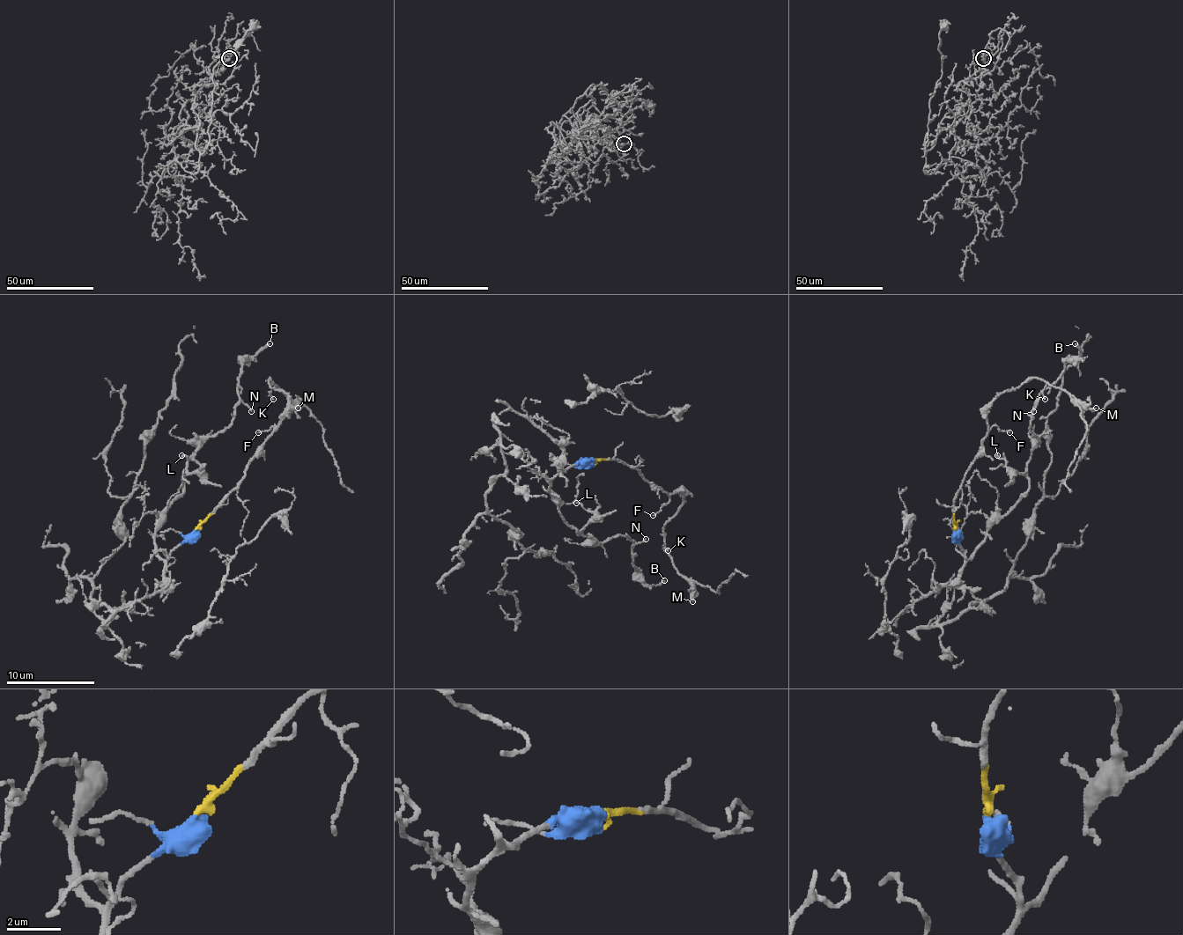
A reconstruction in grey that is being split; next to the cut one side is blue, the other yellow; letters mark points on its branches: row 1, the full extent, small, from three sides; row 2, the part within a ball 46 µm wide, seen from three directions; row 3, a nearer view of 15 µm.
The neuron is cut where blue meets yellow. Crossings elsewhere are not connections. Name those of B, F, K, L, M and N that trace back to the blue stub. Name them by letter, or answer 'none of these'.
B, L, N

